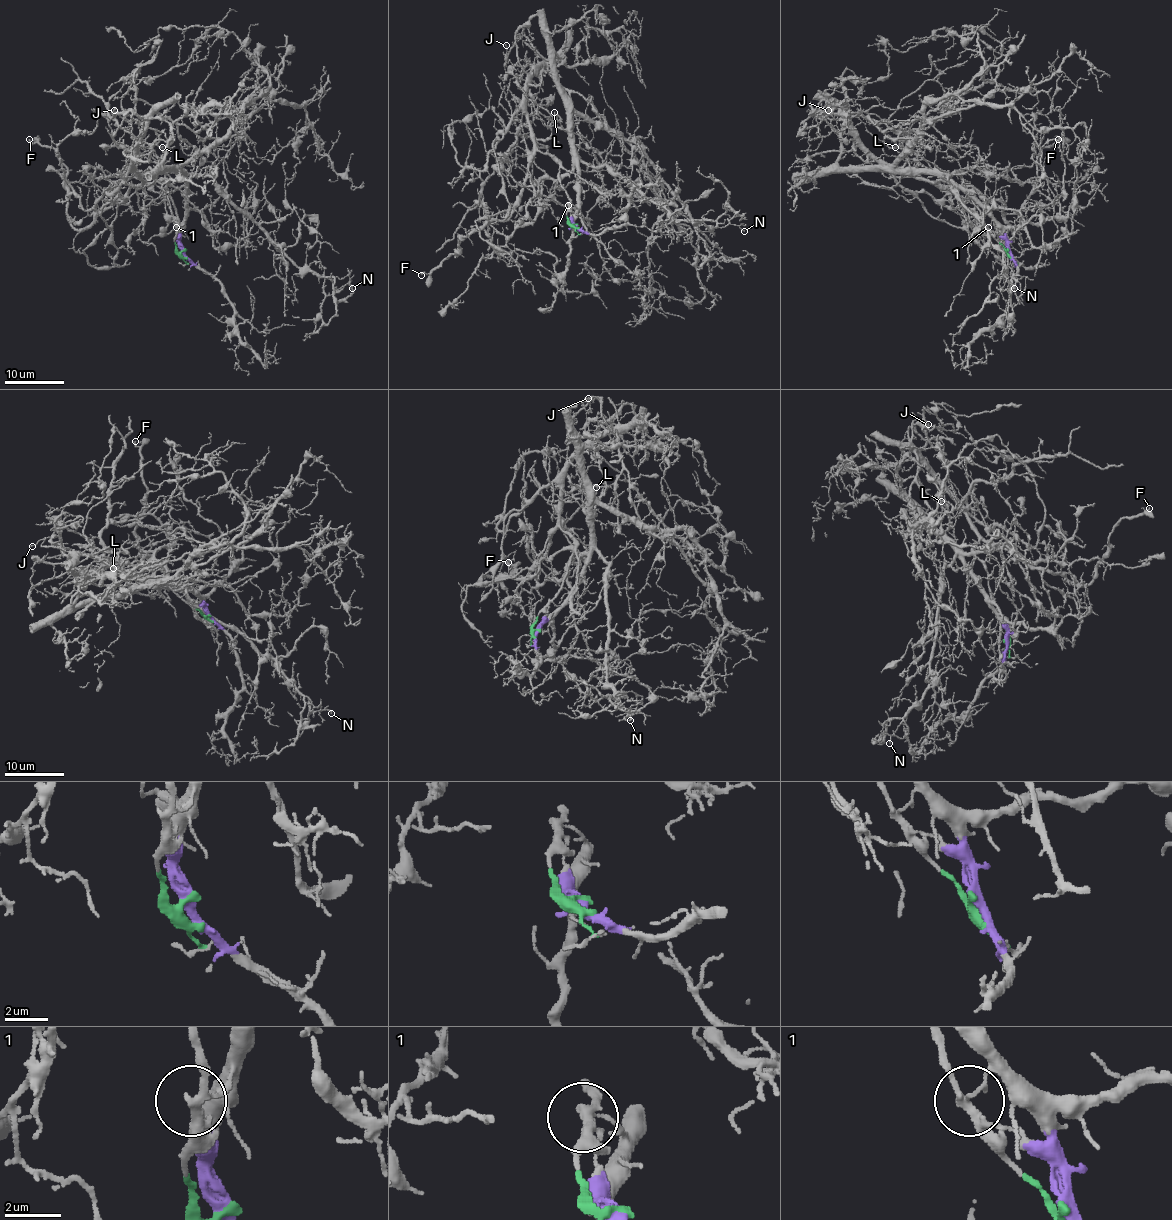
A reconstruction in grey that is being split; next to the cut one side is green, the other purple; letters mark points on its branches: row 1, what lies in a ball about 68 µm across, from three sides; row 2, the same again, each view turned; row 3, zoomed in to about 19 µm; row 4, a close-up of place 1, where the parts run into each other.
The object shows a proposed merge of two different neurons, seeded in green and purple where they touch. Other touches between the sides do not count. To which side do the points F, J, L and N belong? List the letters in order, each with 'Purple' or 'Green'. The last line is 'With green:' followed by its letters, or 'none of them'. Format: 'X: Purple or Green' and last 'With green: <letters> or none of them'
F: Green
J: Green
L: Purple
N: Purple
With green: F, J

